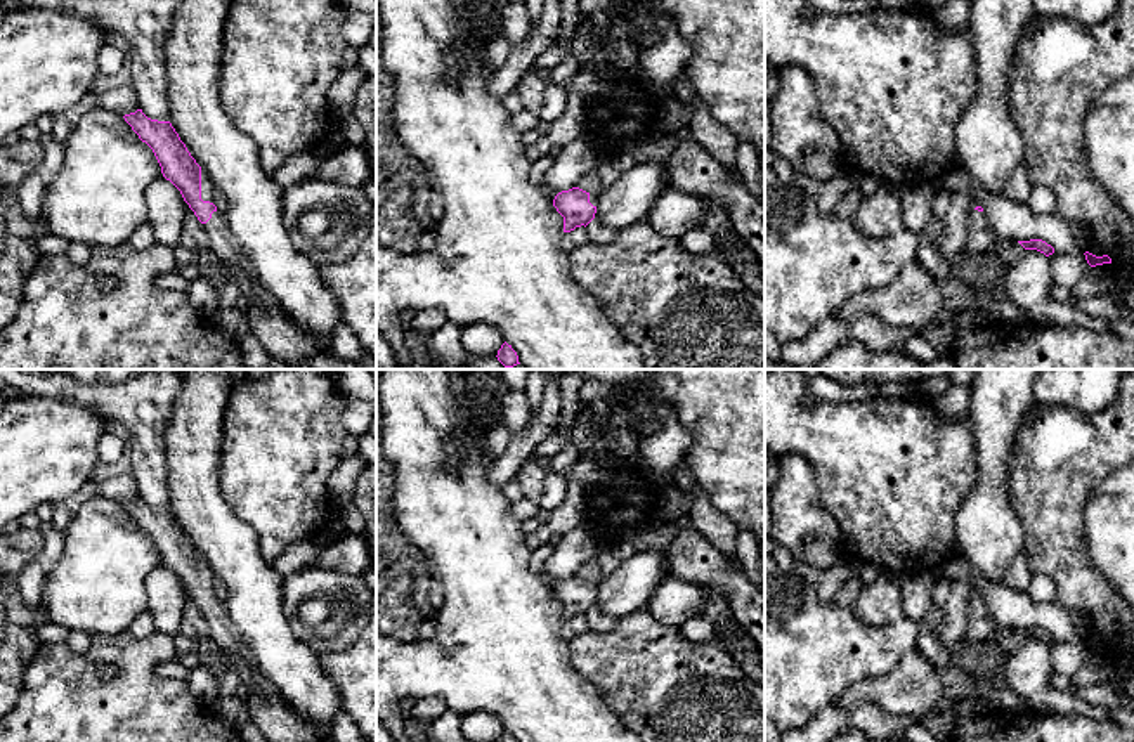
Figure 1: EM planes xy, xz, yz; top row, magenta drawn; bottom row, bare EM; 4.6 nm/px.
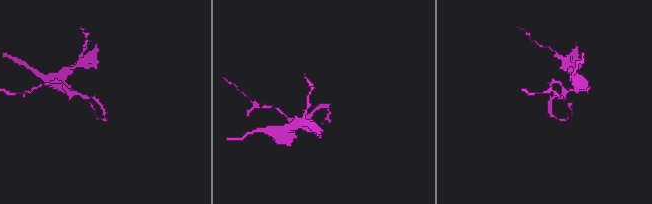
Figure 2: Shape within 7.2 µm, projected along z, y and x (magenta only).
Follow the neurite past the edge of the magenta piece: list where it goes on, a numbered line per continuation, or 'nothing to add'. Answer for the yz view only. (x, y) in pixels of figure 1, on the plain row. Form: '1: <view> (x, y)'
1: yz (980, 624)

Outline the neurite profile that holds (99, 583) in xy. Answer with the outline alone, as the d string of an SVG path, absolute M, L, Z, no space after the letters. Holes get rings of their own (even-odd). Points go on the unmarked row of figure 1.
M104 496L87 499L64 529L64 550L47 572L40 603L50 622L88 635L118 635L147 610L147 574L161 565L153 537L125 506Z

